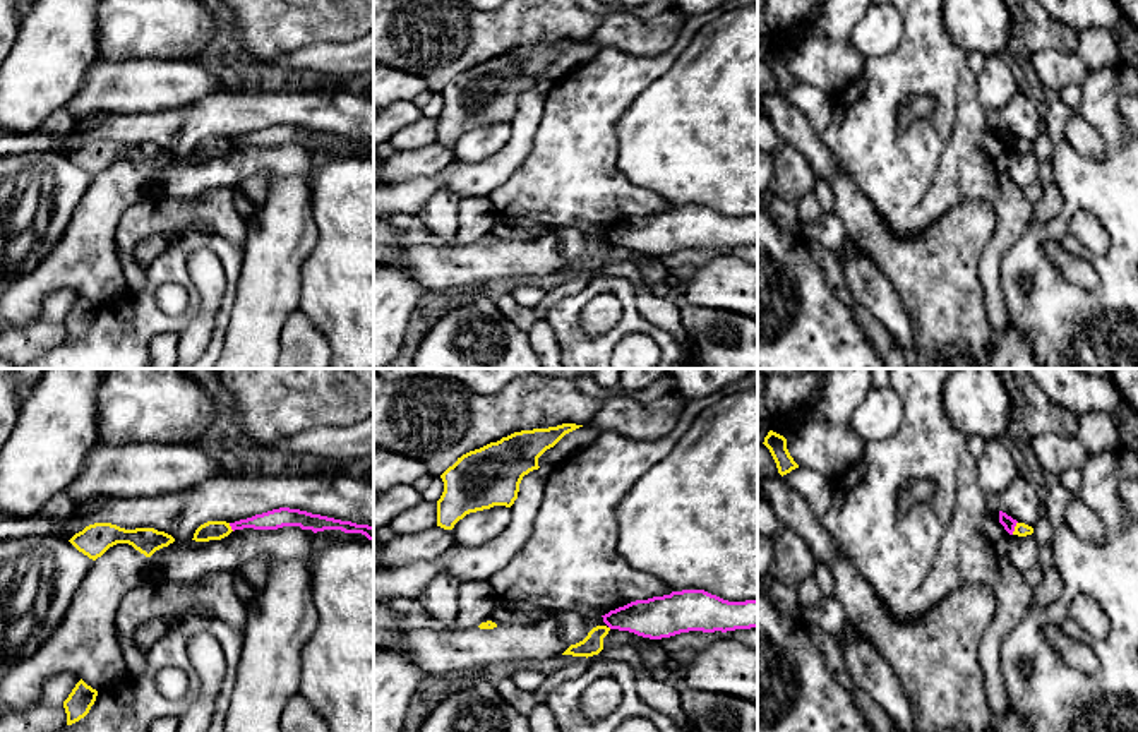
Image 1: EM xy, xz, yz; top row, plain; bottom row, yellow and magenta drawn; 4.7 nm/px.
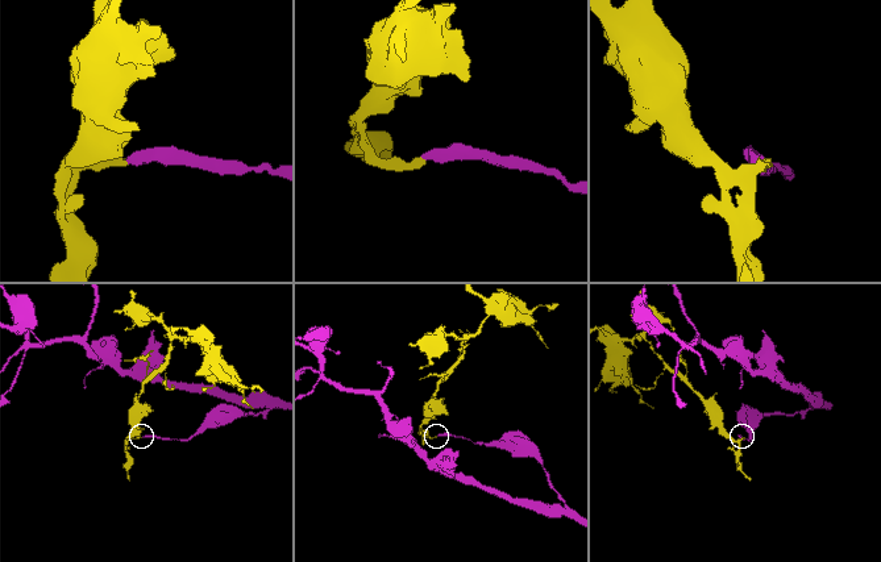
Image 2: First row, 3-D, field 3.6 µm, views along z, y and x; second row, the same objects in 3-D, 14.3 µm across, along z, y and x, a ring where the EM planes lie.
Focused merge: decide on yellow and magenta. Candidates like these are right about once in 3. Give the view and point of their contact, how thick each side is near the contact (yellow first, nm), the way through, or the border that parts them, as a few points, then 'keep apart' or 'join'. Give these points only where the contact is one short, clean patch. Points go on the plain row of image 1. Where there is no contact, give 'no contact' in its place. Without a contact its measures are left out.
contact yz (1015, 144); calibres 60 and 60 nm; border yz (1017, 138), (1012, 150); keep apart

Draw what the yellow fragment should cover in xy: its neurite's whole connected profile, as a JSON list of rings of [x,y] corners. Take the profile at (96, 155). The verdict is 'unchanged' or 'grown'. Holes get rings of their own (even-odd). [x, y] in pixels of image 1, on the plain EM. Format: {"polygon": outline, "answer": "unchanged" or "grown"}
{"polygon": [[[94,139],[75,149],[69,158],[96,177],[117,159],[129,159],[146,173],[151,173],[156,166],[173,159],[175,154],[154,144],[125,146],[111,139]]], "answer": "unchanged"}

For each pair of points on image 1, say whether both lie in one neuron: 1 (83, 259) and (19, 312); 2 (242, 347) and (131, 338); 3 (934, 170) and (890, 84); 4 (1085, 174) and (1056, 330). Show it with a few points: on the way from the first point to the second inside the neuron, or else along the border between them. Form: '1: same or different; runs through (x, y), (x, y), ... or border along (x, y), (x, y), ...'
1: same; runs through (65, 266), (33, 295)
2: different; border along (233, 302), (223, 342)
3: same; runs through (912, 150), (888, 126), (888, 107)
4: same; runs through (1066, 213), (1034, 242), (1034, 264), (1049, 290)

